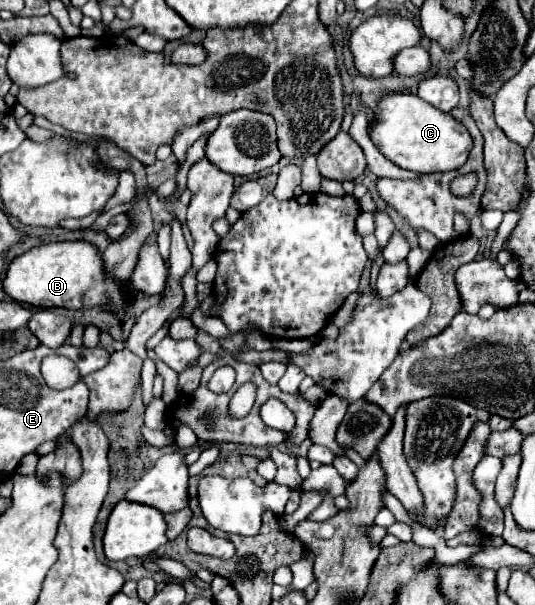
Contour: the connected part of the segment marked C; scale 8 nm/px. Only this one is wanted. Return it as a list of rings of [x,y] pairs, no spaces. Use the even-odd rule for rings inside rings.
[[[395,91],[383,95],[377,103],[377,111],[367,125],[367,133],[373,145],[397,167],[409,169],[415,173],[435,173],[451,171],[461,167],[467,161],[471,151],[471,137],[467,129],[449,113],[443,113],[411,95],[409,91]]]

